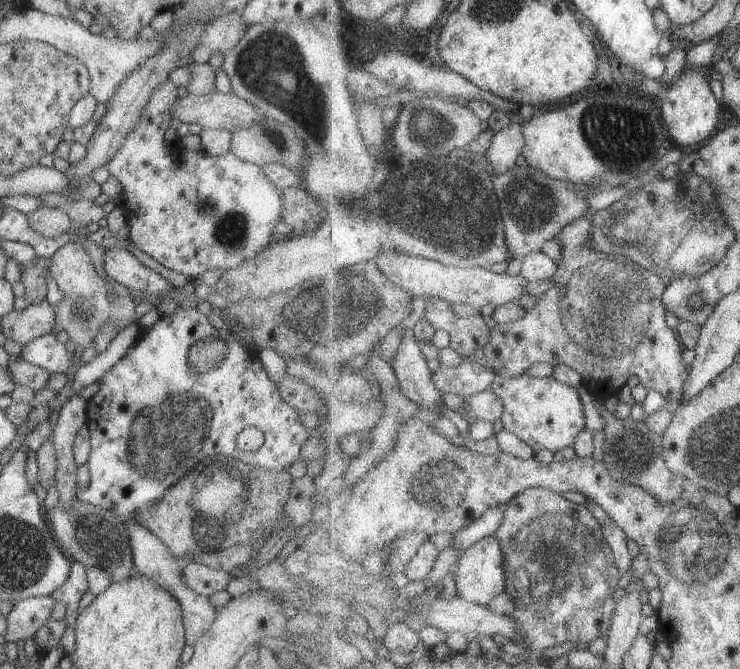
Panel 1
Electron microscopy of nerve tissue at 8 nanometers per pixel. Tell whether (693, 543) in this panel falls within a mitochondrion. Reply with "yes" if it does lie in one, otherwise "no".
yes

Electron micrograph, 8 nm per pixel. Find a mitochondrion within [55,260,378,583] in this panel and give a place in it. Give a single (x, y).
(158, 437)

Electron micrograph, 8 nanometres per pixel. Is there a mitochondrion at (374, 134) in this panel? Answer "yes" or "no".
no

